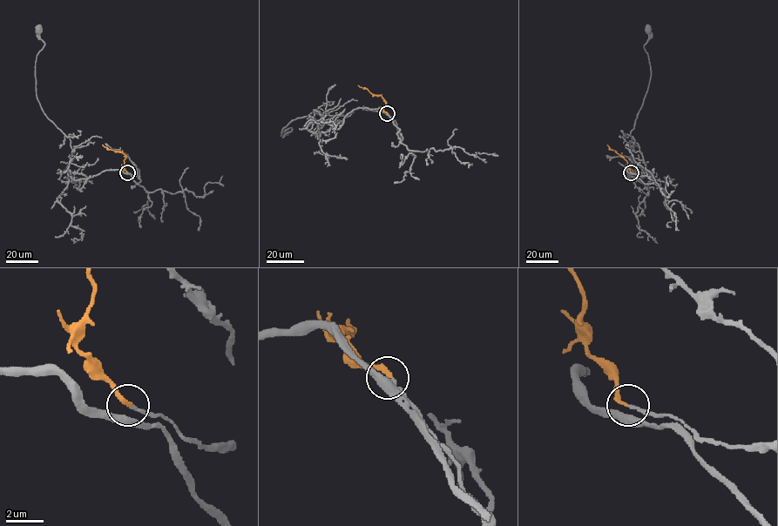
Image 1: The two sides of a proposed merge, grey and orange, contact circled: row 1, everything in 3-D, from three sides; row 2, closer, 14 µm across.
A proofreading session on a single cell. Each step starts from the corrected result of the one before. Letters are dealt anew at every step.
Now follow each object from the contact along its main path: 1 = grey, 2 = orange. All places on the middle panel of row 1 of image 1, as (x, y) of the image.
1: (387, 113), (357, 108), (339, 128), (321, 132), (321, 118), (312, 112), (285, 132)
2: (387, 113), (382, 109), (385, 101), (381, 95), (374, 95), (358, 85)

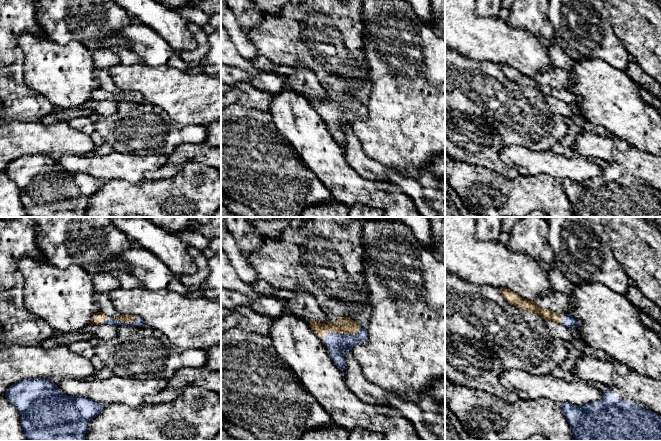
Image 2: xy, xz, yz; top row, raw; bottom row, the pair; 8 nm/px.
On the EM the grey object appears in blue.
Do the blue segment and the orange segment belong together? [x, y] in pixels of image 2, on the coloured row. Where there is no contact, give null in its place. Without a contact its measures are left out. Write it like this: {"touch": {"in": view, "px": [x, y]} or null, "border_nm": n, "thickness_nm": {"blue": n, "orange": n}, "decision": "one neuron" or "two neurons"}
{"touch": {"in": "xz", "px": [341, 333]}, "border_nm": 340, "thickness_nm": {"blue": 160, "orange": 130}, "decision": "one neuron"}

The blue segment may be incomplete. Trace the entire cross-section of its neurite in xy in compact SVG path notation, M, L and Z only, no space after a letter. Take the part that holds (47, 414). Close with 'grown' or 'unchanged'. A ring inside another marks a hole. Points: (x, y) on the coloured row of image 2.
M24 379L11 385L5 393L7 400L19 411L21 427L29 441L85 441L88 423L99 416L104 404L98 404L84 397L72 398L63 393L49 379Z | unchanged

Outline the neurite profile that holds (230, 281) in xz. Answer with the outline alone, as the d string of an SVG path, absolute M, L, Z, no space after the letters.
M221 241L221 289L237 292L250 299L257 300L264 296L256 292L248 283L243 282L235 268L233 267L228 255L223 249Z

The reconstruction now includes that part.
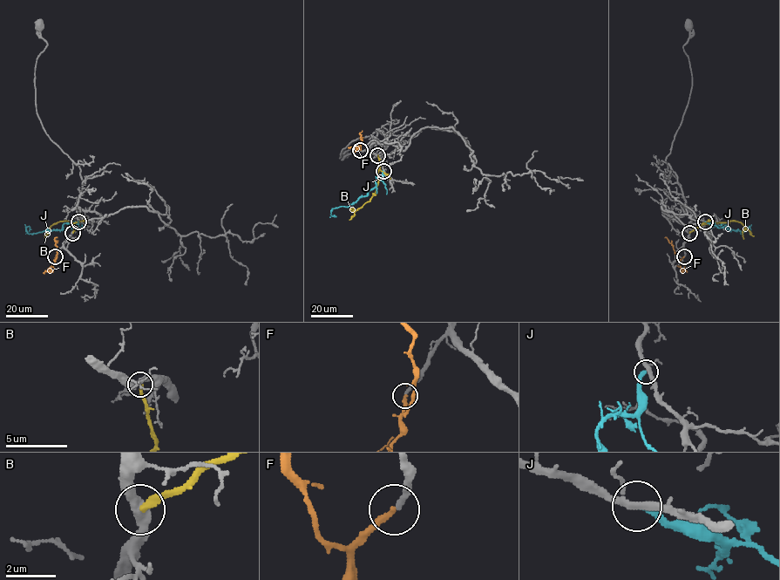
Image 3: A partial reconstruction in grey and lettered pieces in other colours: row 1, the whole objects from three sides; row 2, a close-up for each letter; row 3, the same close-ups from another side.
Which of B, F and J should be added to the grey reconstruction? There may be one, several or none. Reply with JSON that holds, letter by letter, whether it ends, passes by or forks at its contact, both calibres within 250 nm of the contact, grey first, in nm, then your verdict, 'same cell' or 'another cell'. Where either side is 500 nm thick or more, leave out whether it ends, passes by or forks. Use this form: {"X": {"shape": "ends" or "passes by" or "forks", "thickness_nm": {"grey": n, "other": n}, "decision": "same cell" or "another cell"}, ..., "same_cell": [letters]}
{"B": {"shape": "ends", "thickness_nm": {"grey": 440, "other": 260}, "decision": "another cell"}, "F": {"shape": "ends", "thickness_nm": {"grey": 240, "other": 260}, "decision": "same cell"}, "J": {"shape": "ends", "thickness_nm": {"grey": 240, "other": 280}, "decision": "another cell"}, "same_cell": ["F"]}

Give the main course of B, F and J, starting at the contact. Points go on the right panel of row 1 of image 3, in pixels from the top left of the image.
B: (689, 232), (702, 224), (737, 221), (754, 235)
F: (684, 256), (678, 259), (673, 246), (665, 237)
J: (705, 221), (713, 226), (724, 223), (730, 229), (738, 229), (742, 234), (749, 226), (749, 234)

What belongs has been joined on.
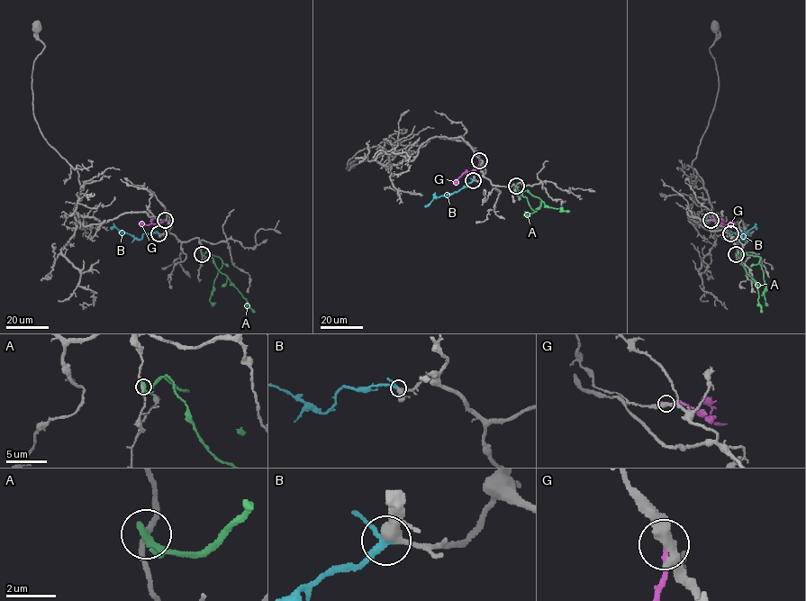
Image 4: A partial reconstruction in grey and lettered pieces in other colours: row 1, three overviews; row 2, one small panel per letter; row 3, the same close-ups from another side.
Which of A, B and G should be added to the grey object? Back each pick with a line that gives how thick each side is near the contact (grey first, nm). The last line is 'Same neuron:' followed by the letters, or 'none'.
B: 400/240 nm
Same neuron: B

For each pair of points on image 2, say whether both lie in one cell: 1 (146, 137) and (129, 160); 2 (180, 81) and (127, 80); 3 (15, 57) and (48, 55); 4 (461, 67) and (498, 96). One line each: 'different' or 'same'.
1: different
2: same
3: different
4: same

